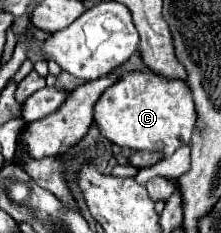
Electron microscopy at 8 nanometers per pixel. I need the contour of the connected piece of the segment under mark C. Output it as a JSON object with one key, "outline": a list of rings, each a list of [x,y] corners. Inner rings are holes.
{"outline":[[[127,71],[117,79],[117,83],[107,87],[95,103],[93,123],[105,139],[119,147],[129,147],[133,151],[161,151],[167,157],[181,145],[189,145],[195,131],[195,105],[191,89],[181,81],[167,81],[151,71]]]}

